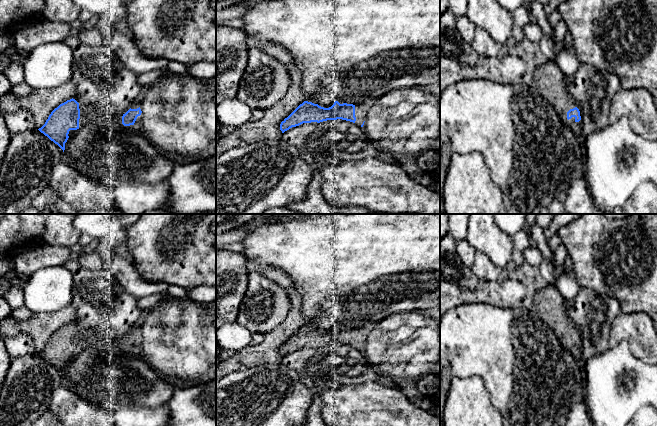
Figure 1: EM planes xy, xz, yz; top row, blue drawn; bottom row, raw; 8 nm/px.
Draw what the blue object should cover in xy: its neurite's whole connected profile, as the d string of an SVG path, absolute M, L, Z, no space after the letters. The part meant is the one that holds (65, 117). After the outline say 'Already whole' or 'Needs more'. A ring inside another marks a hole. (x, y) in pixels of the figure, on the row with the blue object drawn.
M72 98L55 108L38 130L64 152L68 138L83 127L86 123L85 114L91 111L93 111L92 107L80 109L79 103Z. Needs more

